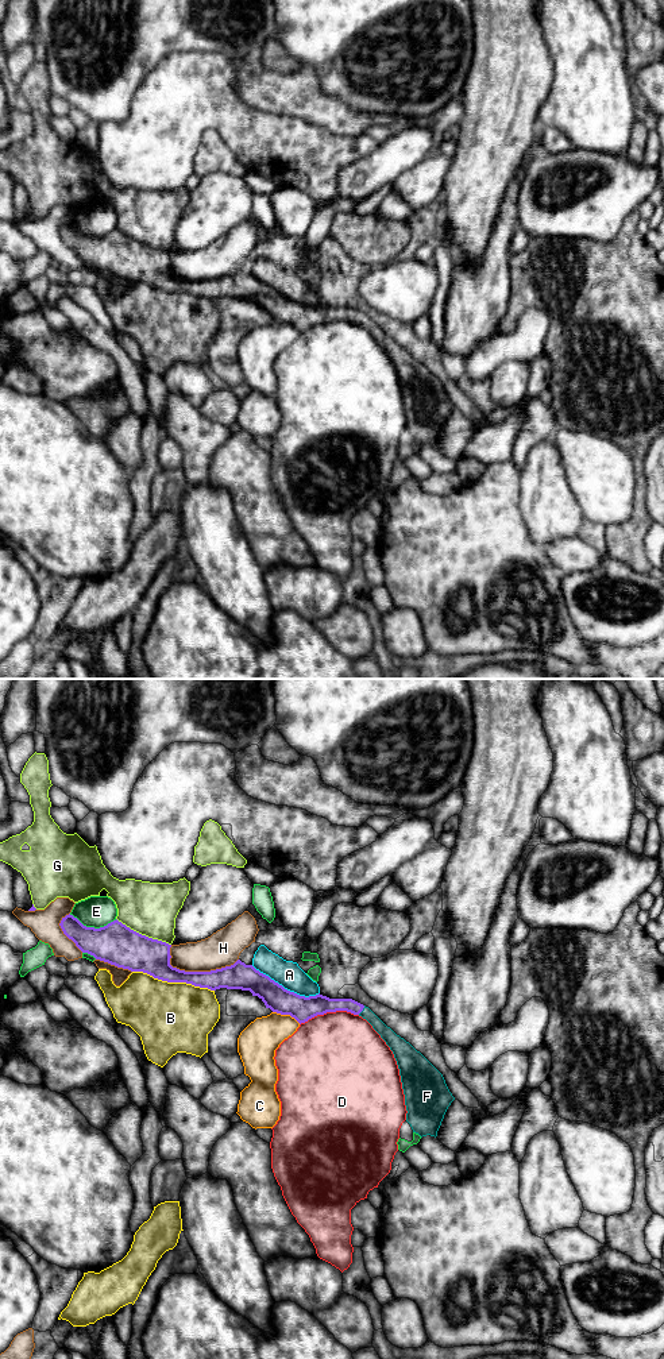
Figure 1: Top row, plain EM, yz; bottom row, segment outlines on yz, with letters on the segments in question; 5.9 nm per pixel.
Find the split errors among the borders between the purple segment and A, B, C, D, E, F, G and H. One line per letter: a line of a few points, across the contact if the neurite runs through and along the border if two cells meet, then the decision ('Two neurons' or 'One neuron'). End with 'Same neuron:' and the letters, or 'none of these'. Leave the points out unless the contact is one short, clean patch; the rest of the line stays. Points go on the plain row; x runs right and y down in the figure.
A: One neuron
B: Two neurons
C: Line: yz (273, 320), (281, 324), (290, 324), (300, 332). Two neurons
D: Two neurons
E: Two neurons
F: Line: yz (321, 313), (348, 313), (362, 319), (392, 348). One neuron
G: Two neurons
H: Two neurons
Same neuron: A, F

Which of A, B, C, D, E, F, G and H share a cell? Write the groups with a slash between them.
A F / B / C / D / E / G / H

